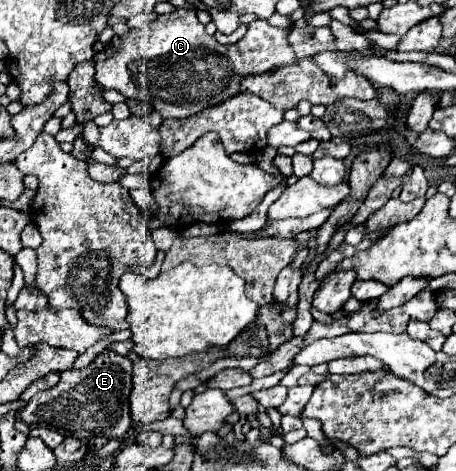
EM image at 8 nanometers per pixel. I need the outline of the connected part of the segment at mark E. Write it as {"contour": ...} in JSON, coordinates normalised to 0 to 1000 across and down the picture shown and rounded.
{"contour":[[[235,741],[235,749],[200,766],[195,779],[134,788],[129,813],[77,839],[42,877],[42,890],[64,907],[112,902],[116,911],[143,915],[182,936],[195,936],[217,924],[235,932],[270,932],[292,902],[283,868],[287,826],[292,771],[279,758],[265,758]]]}

